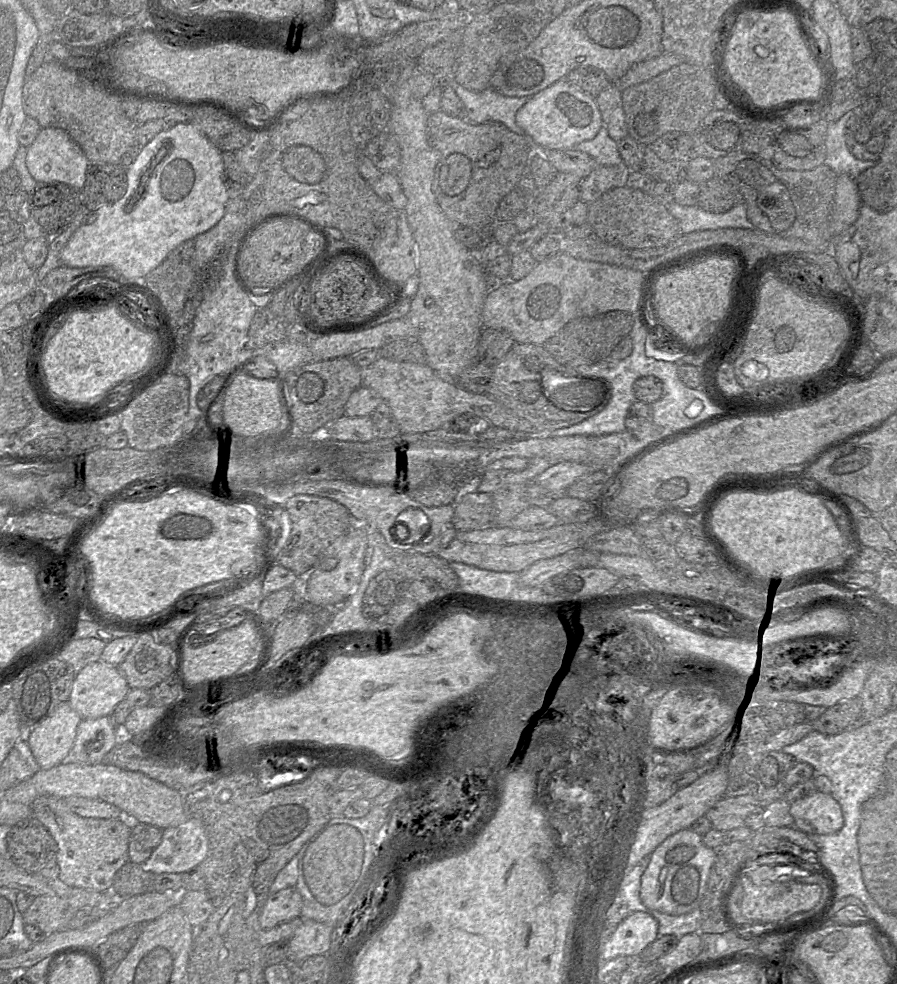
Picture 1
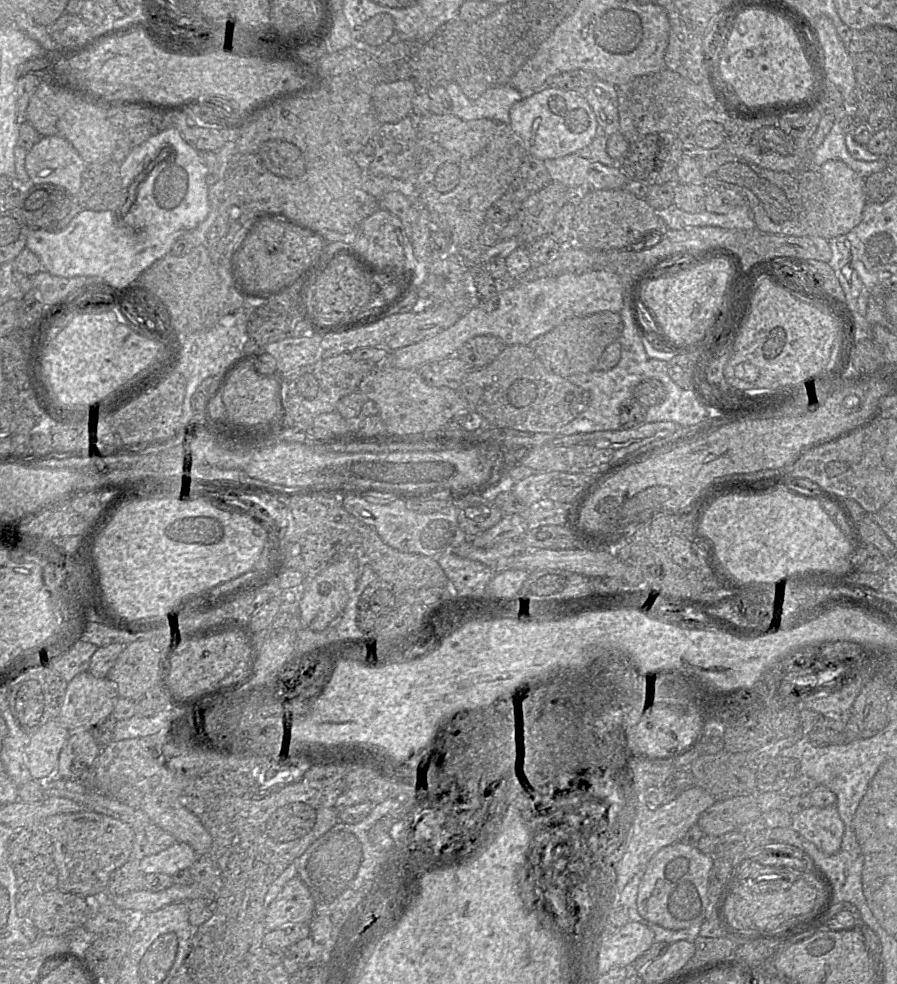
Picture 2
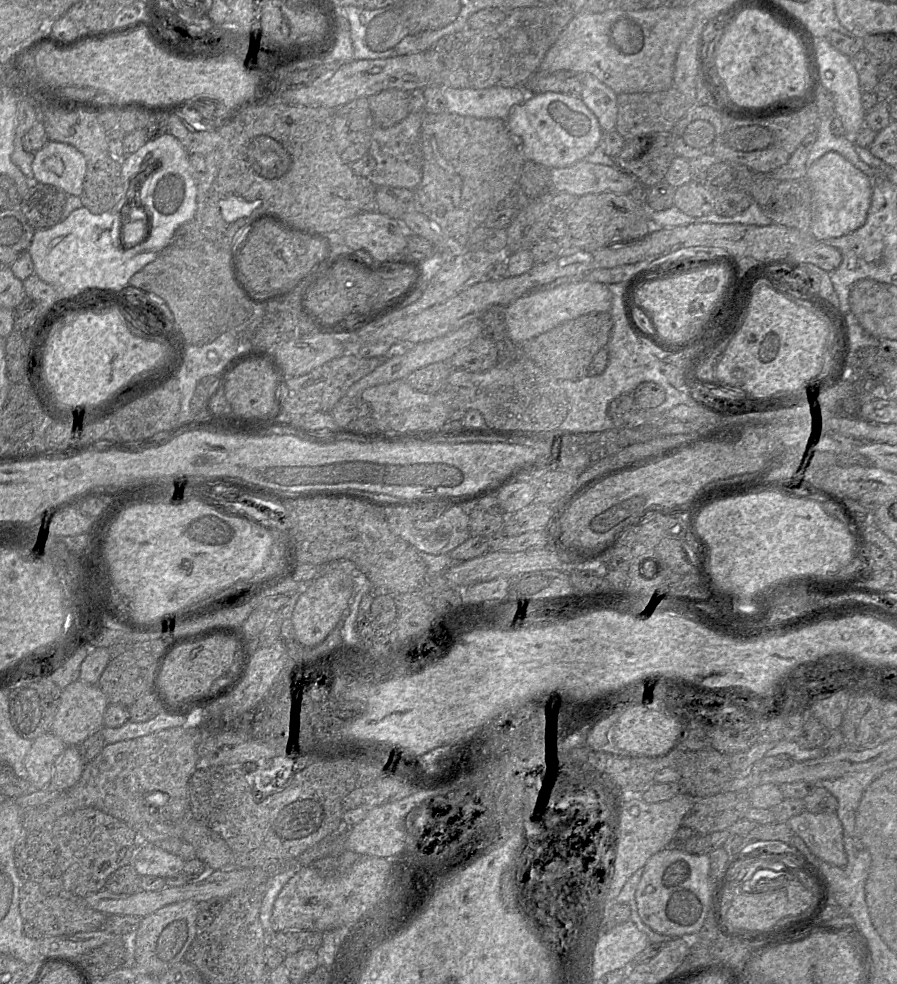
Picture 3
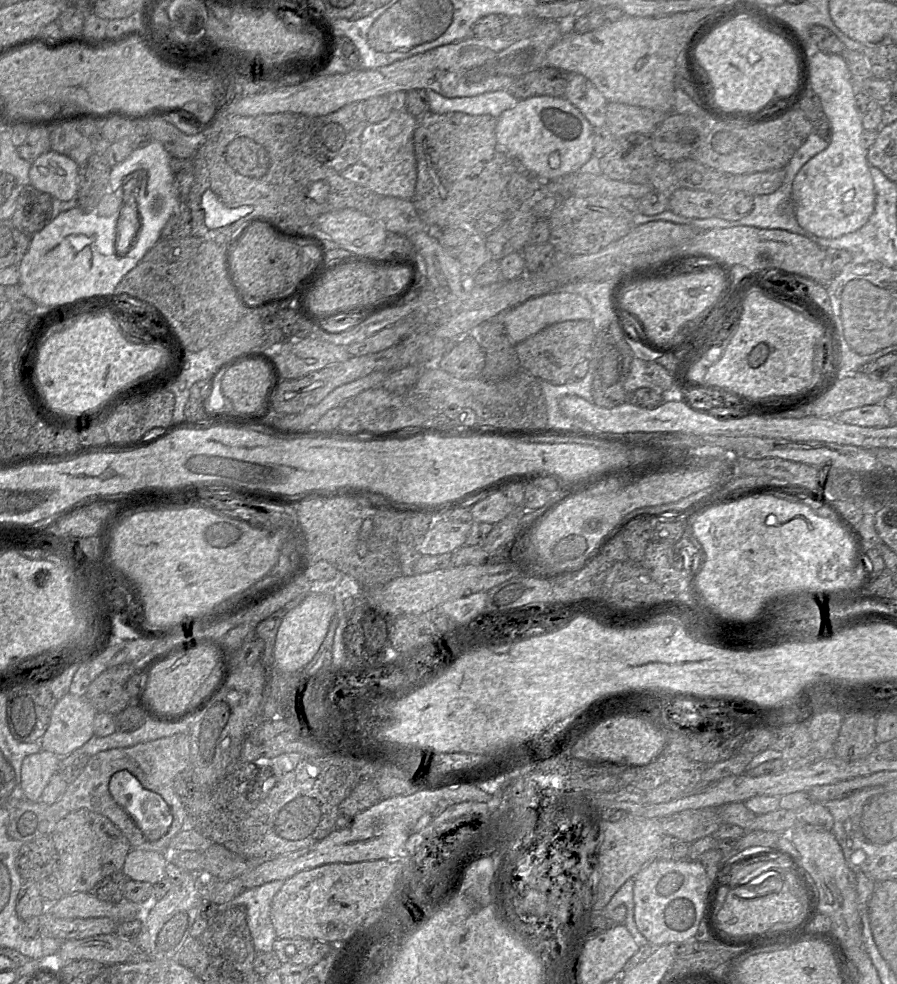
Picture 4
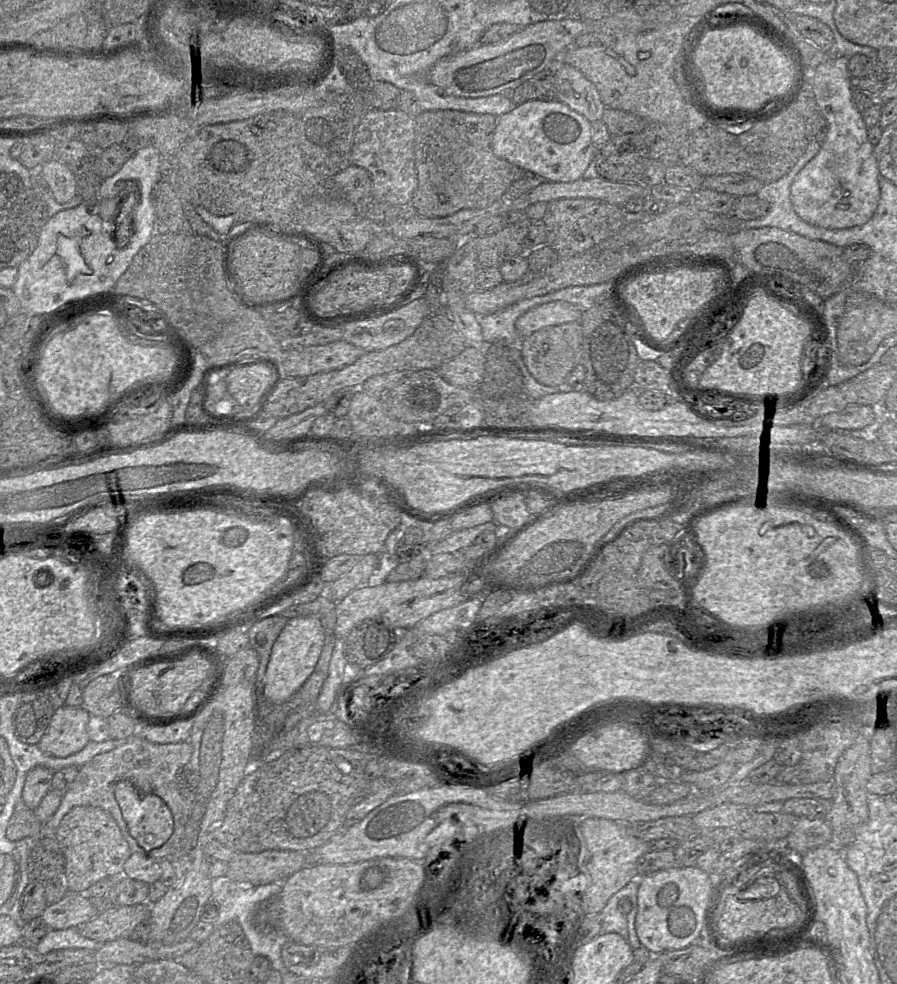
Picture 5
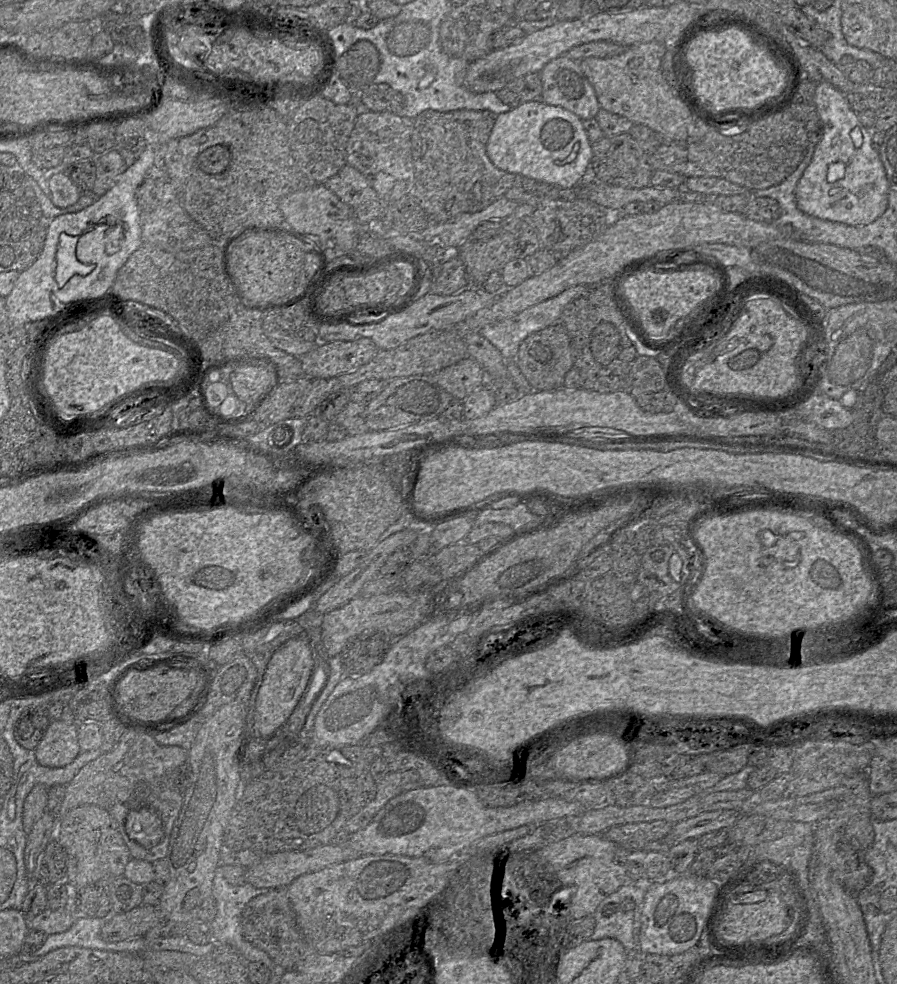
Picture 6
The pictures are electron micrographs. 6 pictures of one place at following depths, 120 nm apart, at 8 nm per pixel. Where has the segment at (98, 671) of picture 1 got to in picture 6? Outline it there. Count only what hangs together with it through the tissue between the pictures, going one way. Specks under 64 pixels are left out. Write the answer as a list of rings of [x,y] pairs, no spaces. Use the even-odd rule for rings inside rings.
[[[52,721],[38,746],[35,748],[37,762],[45,767],[60,768],[81,753],[78,743],[78,723]]]

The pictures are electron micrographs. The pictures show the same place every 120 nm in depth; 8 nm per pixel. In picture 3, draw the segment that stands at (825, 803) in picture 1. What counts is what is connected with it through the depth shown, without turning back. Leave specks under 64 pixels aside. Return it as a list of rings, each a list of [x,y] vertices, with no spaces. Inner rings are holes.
[[[804,810],[787,823],[816,857],[831,865],[846,866],[843,826],[836,812],[812,813]]]

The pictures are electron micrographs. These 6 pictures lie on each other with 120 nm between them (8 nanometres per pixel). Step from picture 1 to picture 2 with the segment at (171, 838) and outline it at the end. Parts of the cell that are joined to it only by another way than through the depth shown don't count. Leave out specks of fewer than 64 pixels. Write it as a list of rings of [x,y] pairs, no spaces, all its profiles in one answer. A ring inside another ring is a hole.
[[[176,841],[161,852],[139,860],[139,868],[145,874],[162,873],[172,876],[180,870],[189,869],[197,858],[196,851],[189,844]]]

